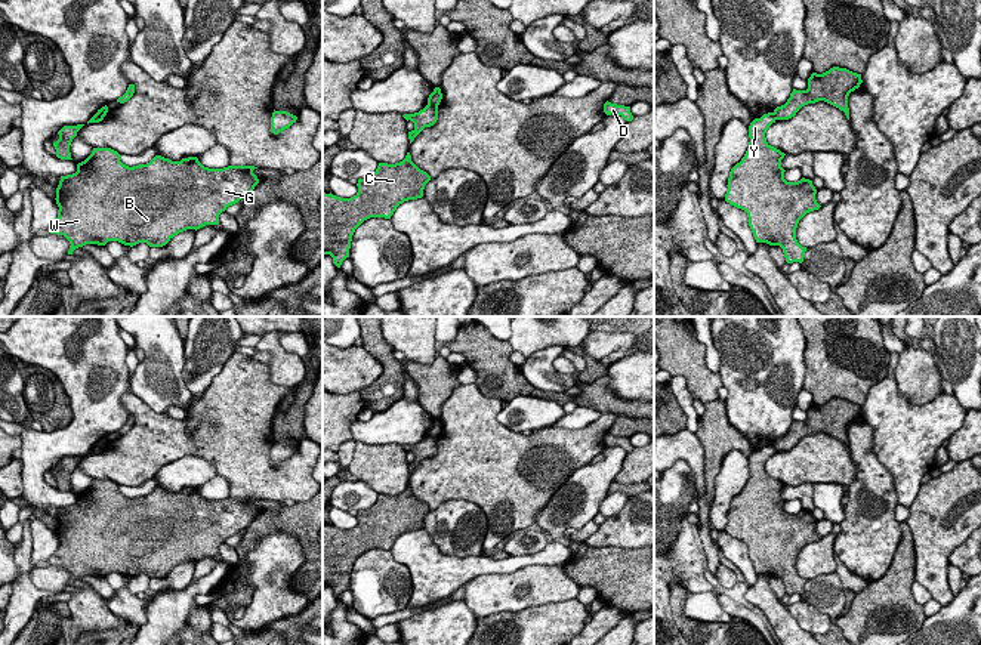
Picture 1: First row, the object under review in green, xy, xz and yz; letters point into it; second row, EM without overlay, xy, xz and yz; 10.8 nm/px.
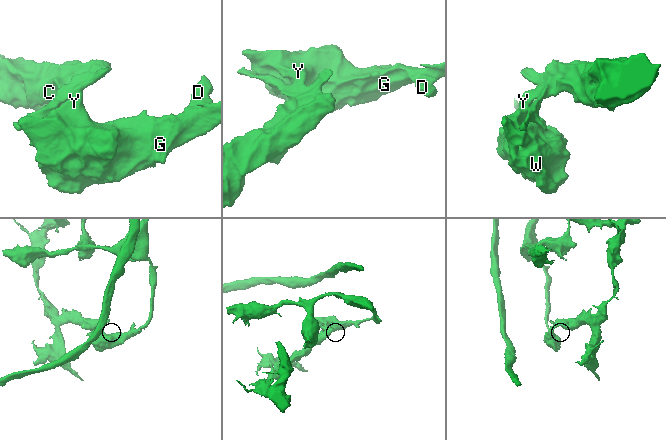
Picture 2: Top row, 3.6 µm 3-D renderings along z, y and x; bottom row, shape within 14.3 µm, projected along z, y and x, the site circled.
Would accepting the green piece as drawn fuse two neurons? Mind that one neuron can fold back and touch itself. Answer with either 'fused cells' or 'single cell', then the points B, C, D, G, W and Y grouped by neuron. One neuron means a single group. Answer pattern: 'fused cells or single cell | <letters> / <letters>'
fused cells | B D G W Y / C

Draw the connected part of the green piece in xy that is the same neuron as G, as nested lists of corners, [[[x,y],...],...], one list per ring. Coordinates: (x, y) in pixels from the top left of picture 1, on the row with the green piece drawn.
[[[93,148],[92,154],[77,164],[77,172],[61,176],[56,188],[59,207],[50,234],[70,241],[68,254],[86,244],[105,246],[118,241],[124,246],[146,243],[163,247],[186,229],[219,225],[219,215],[246,198],[259,183],[254,166],[204,167],[197,157],[172,161],[155,155],[149,163],[129,167],[111,148]]]

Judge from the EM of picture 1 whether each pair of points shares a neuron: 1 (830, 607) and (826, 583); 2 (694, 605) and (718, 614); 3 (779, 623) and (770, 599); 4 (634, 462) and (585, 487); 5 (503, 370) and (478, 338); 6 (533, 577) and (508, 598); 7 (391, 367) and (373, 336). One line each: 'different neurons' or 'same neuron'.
1: same neuron
2: same neuron
3: same neuron
4: different neurons
5: same neuron
6: same neuron
7: same neuron

